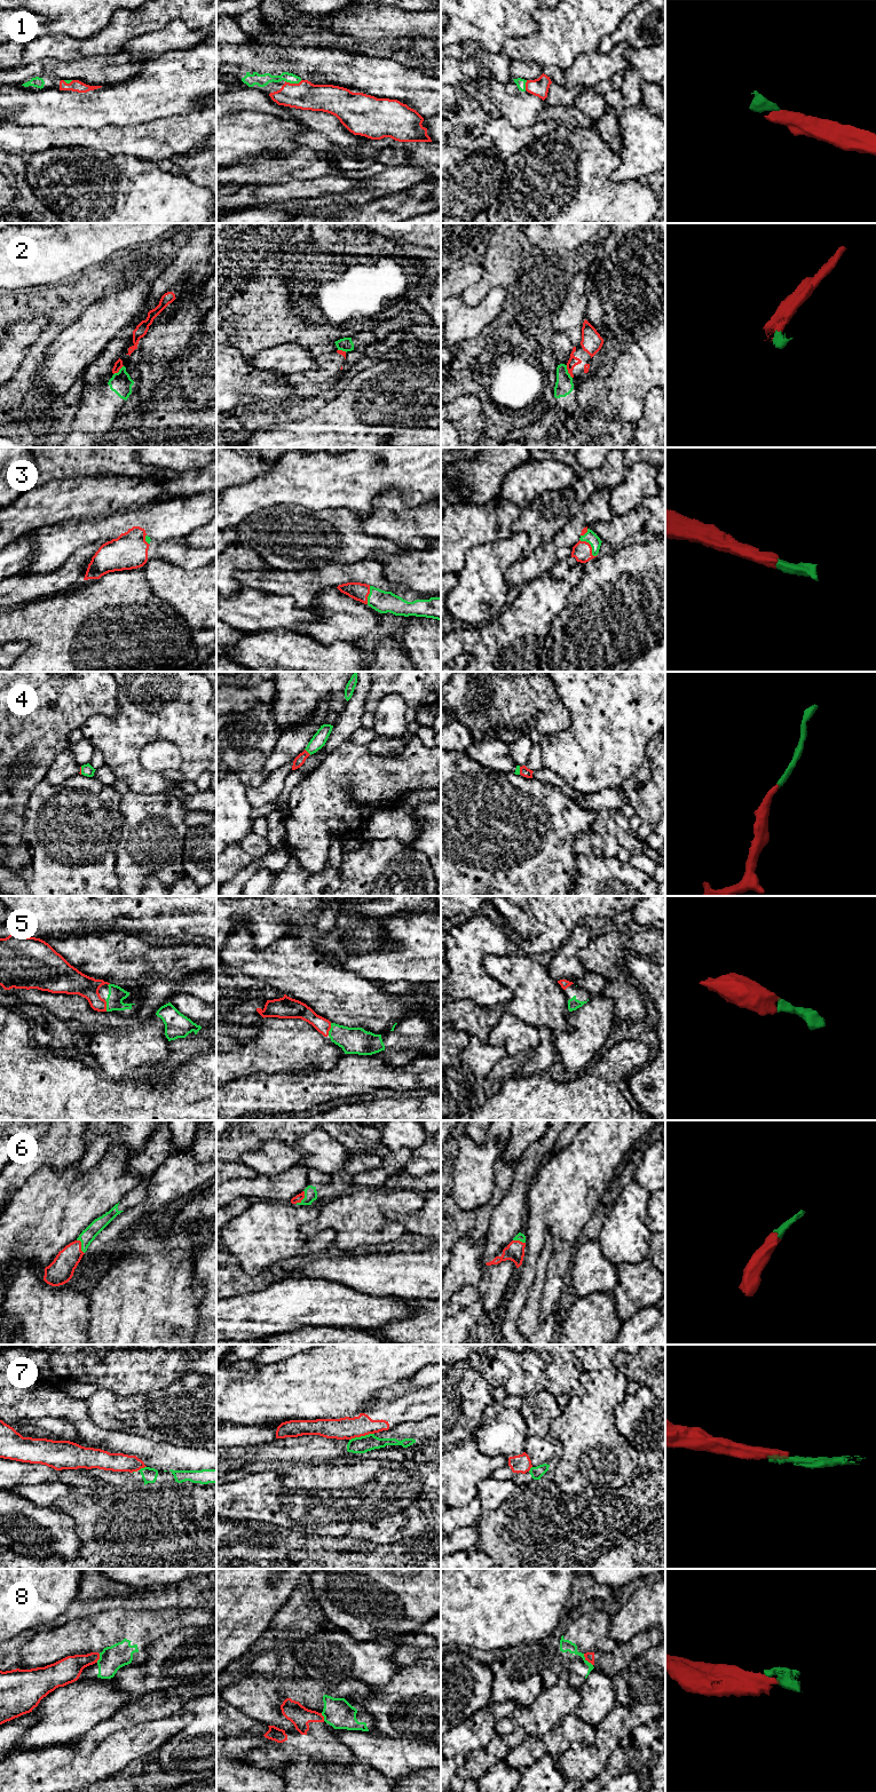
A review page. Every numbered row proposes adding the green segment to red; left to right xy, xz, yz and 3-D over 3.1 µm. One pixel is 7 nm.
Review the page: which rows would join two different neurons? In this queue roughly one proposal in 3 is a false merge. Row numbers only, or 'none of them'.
2, 7, 8

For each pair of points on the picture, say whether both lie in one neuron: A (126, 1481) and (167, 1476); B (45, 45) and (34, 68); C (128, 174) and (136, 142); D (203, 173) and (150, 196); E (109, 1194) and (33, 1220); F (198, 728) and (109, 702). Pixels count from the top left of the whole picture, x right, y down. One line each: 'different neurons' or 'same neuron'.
A: same neuron
B: different neurons
C: different neurons
D: different neurons
E: same neuron
F: different neurons

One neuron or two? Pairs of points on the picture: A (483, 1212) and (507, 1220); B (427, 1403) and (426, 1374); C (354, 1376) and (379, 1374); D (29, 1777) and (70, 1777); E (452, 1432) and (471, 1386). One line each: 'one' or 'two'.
A: two
B: one
C: one
D: one
E: one

